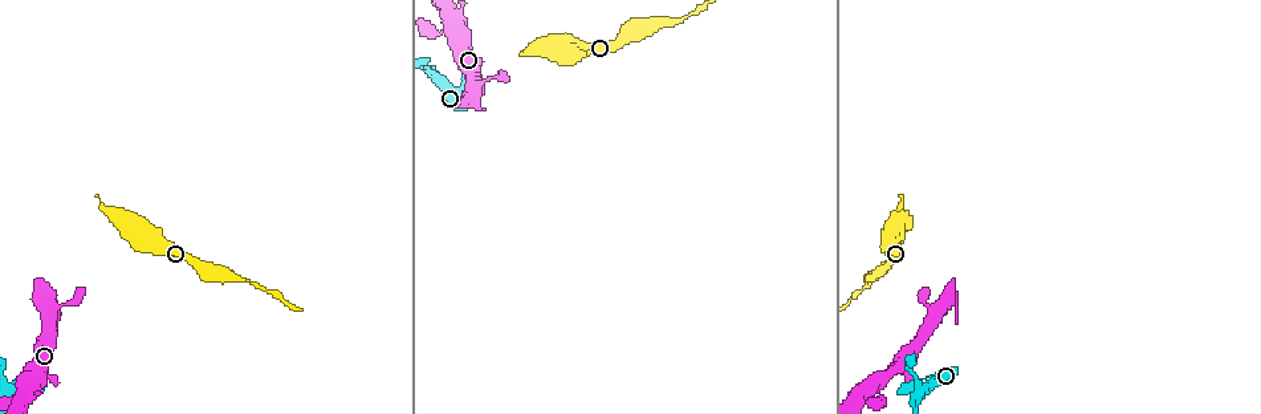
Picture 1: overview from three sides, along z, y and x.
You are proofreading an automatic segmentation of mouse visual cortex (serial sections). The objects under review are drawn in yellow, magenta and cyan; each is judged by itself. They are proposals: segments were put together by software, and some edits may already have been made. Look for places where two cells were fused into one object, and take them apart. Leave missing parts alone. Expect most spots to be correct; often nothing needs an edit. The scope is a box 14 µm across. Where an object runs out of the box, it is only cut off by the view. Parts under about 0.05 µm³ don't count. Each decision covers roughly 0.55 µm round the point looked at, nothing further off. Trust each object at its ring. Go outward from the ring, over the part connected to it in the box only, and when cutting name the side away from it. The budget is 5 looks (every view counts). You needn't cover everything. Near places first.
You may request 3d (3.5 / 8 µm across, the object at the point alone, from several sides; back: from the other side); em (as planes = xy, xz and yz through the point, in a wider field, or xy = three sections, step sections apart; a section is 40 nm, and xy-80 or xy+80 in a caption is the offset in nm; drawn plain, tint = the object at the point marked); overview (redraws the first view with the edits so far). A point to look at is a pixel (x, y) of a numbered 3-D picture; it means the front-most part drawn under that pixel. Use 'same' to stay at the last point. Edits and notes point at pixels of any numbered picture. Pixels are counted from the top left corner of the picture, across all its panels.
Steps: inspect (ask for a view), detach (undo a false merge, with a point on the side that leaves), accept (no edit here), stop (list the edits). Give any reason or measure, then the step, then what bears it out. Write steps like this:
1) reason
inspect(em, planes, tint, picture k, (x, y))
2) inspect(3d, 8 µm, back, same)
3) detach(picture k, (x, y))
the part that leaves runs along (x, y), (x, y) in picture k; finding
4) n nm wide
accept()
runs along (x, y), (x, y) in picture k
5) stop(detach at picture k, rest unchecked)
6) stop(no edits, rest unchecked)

thin arm on a thick one
inspect(3d, 3.5 µm, picture 1, (933, 310))

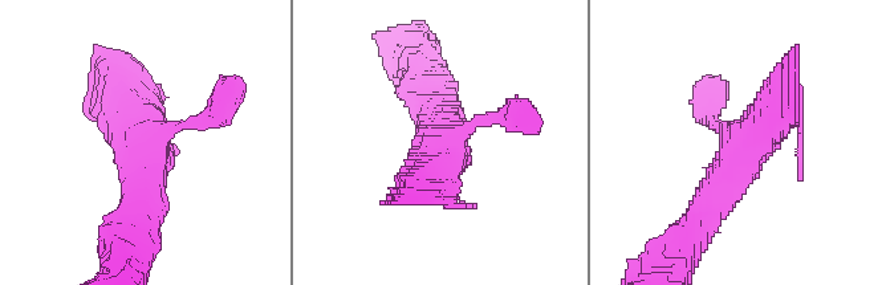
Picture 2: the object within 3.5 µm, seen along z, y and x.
accept()
runs along (694, 229), (775, 112), (785, 80) in picture 2; one cell here

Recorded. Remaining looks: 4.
two arms at a narrow angle
inspect(3d, 8 µm, picture 1, (6, 391))

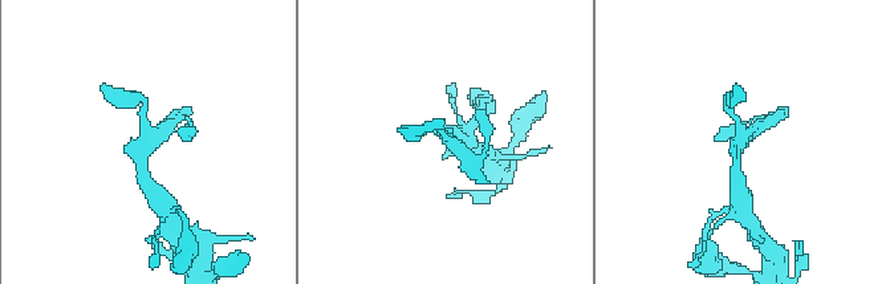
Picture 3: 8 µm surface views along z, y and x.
closer look
inspect(3d, 3.5 µm, back, picture 3, (450, 140))

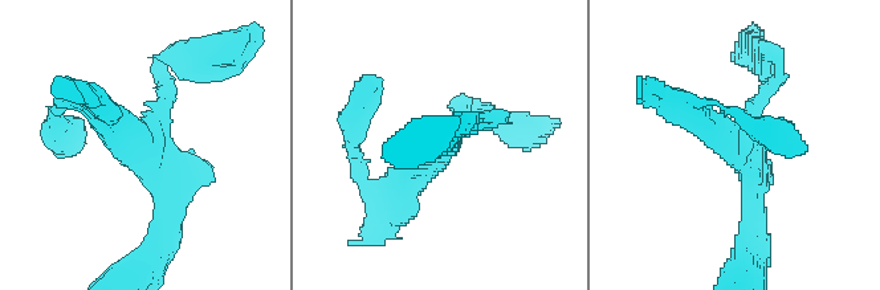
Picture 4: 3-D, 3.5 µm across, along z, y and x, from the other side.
4 arms; arms of 150, 250, 250, 300 nm; shape alone is not enough
inspect(em, xy, step 5, tint, picture 4, (143, 138))

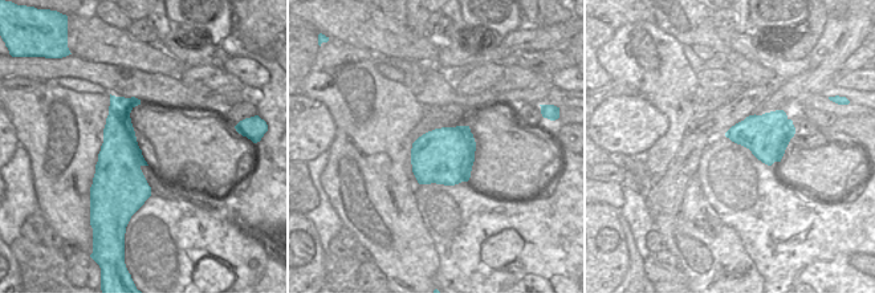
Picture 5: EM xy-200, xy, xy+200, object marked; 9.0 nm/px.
accept()
runs along (396, 208), (461, 130), (457, 102) in picture 4; all the same cell

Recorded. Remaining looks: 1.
stop(no edits, rest unchecked)

